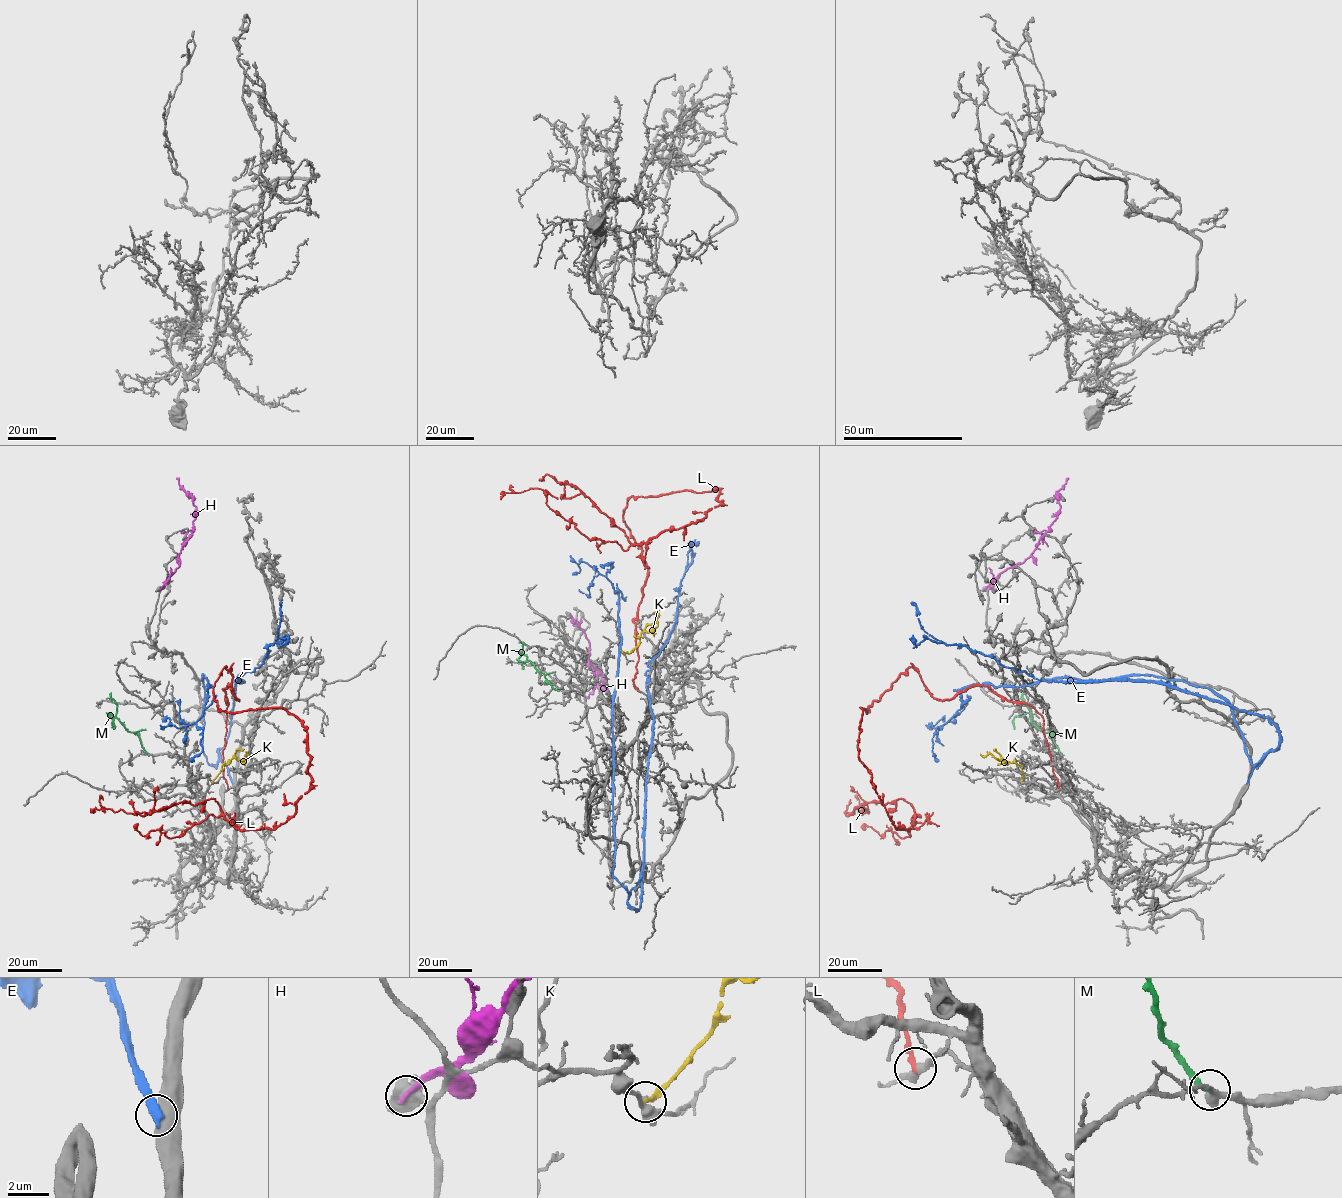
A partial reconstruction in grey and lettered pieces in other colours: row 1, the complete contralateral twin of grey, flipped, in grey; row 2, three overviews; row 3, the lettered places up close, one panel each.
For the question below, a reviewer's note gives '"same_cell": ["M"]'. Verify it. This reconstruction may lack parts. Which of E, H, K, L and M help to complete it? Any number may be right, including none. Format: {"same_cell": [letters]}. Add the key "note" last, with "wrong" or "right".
{"same_cell": ["M"], "note": "right"}

